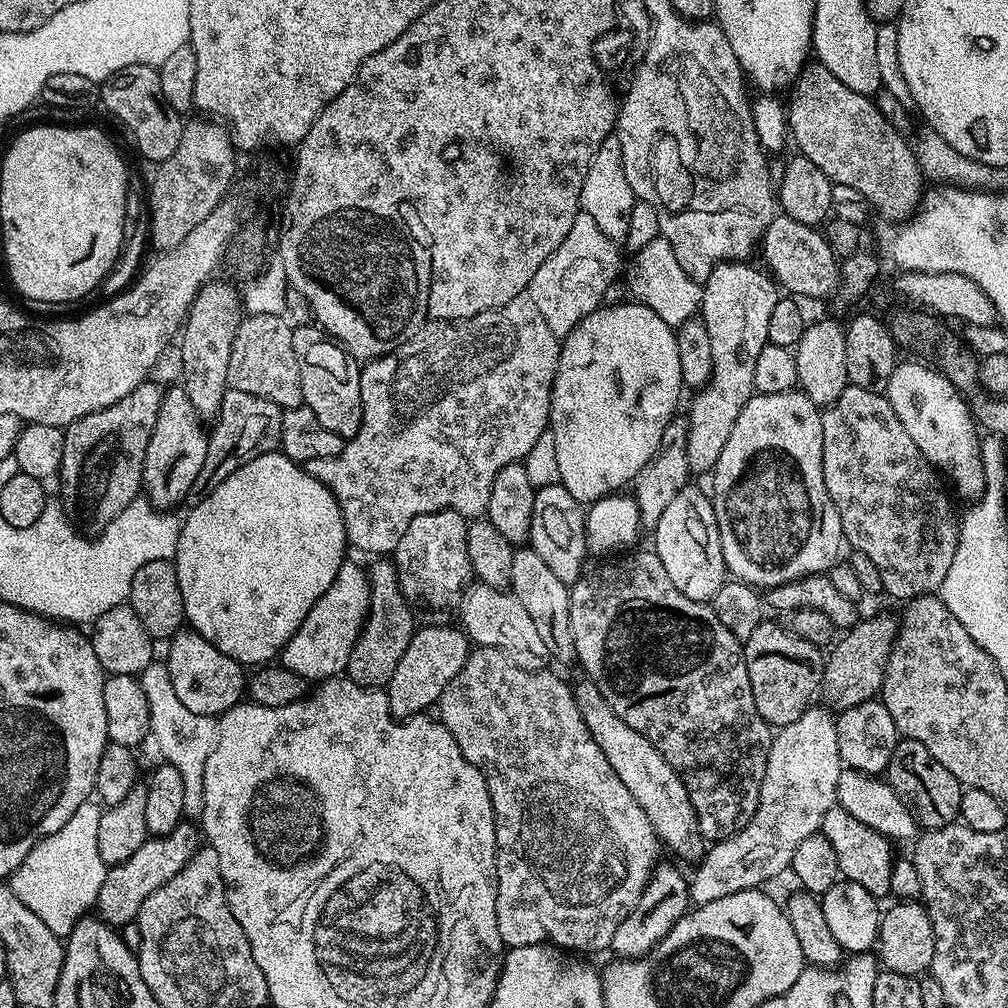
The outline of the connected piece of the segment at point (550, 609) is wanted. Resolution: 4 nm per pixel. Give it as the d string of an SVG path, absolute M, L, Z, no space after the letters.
M520 546L515 549L514 566L510 569L510 578L512 595L518 598L518 602L522 602L526 614L530 614L530 619L538 629L542 642L546 642L549 653L553 657L561 656L562 659L571 661L576 655L576 647L574 634L570 630L569 585L552 573L550 566L542 562L540 555L531 546Z

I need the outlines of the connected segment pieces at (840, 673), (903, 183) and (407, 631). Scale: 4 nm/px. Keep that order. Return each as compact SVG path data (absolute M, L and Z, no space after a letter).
M872 616L869 620L861 619L852 625L837 639L827 653L824 661L824 678L822 681L823 703L832 710L843 710L850 706L858 706L867 700L875 700L881 695L884 687L884 675L888 666L888 659L898 637L898 620L892 616Z
M809 62L804 65L799 76L791 85L792 97L786 100L786 115L788 118L788 131L791 139L796 140L799 155L810 158L822 174L833 184L850 186L866 198L873 209L876 208L888 220L904 222L919 209L922 199L922 187L925 176L920 172L919 164L913 152L913 145L908 144L896 133L896 128L880 113L880 108L869 97L850 90L826 66L819 62Z
M376 558L372 568L367 569L368 585L372 587L368 616L364 619L364 629L360 631L354 650L350 650L350 662L346 669L347 679L353 680L363 688L380 688L387 685L389 678L398 670L398 662L402 662L402 654L412 641L418 621L415 620L414 609L404 597L400 588L400 573L391 559Z

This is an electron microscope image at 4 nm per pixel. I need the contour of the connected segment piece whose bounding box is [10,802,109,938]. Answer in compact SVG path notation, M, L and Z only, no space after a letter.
M96 802L78 806L70 822L45 840L39 840L22 866L10 877L16 897L30 906L30 910L34 910L34 914L38 914L38 918L42 918L42 922L46 922L46 926L50 926L50 930L61 938L68 937L81 916L91 909L88 907L96 904L109 870L98 850L101 811L101 805Z

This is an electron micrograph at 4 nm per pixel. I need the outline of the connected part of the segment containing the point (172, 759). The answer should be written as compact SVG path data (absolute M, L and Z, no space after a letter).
M156 660L146 668L140 675L140 681L143 686L143 693L146 694L147 704L150 706L151 722L149 731L152 739L154 738L159 752L167 763L174 767L183 776L183 804L184 811L189 815L197 815L203 808L204 804L204 772L206 762L209 760L209 755L213 753L218 742L219 723L210 716L194 714L192 710L183 704L180 696L176 692L173 684L173 679L169 672L167 663Z

